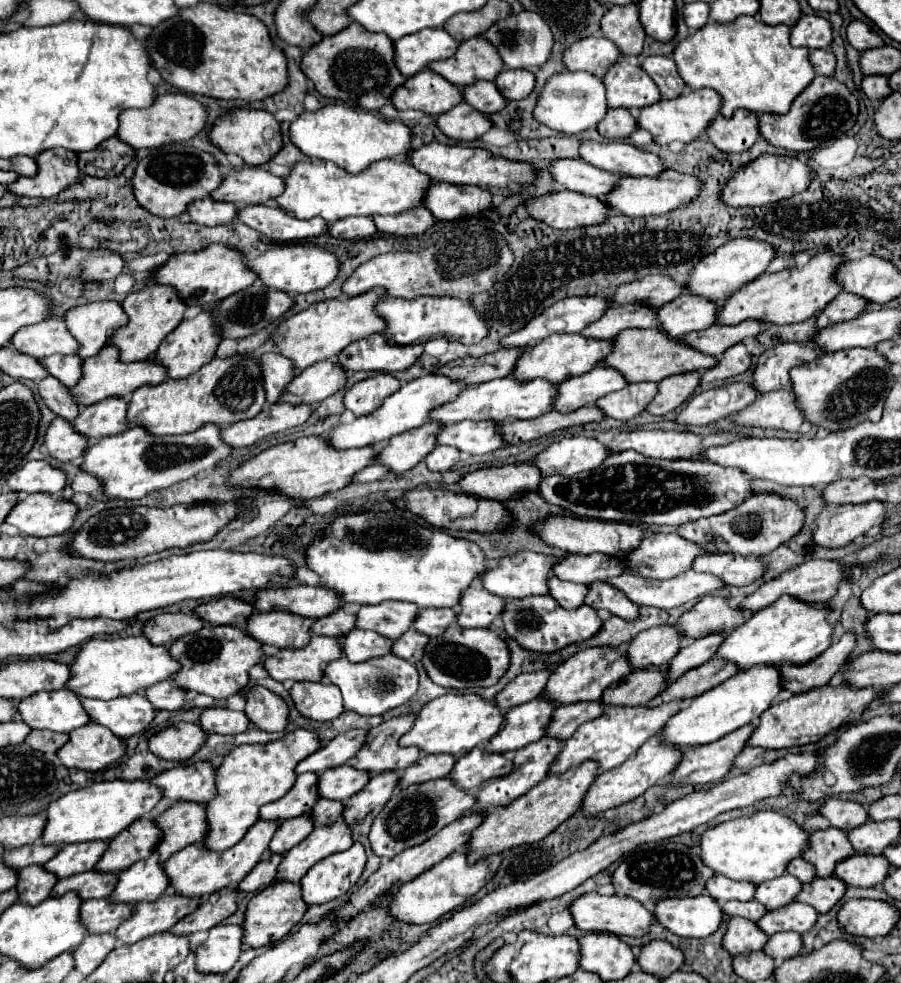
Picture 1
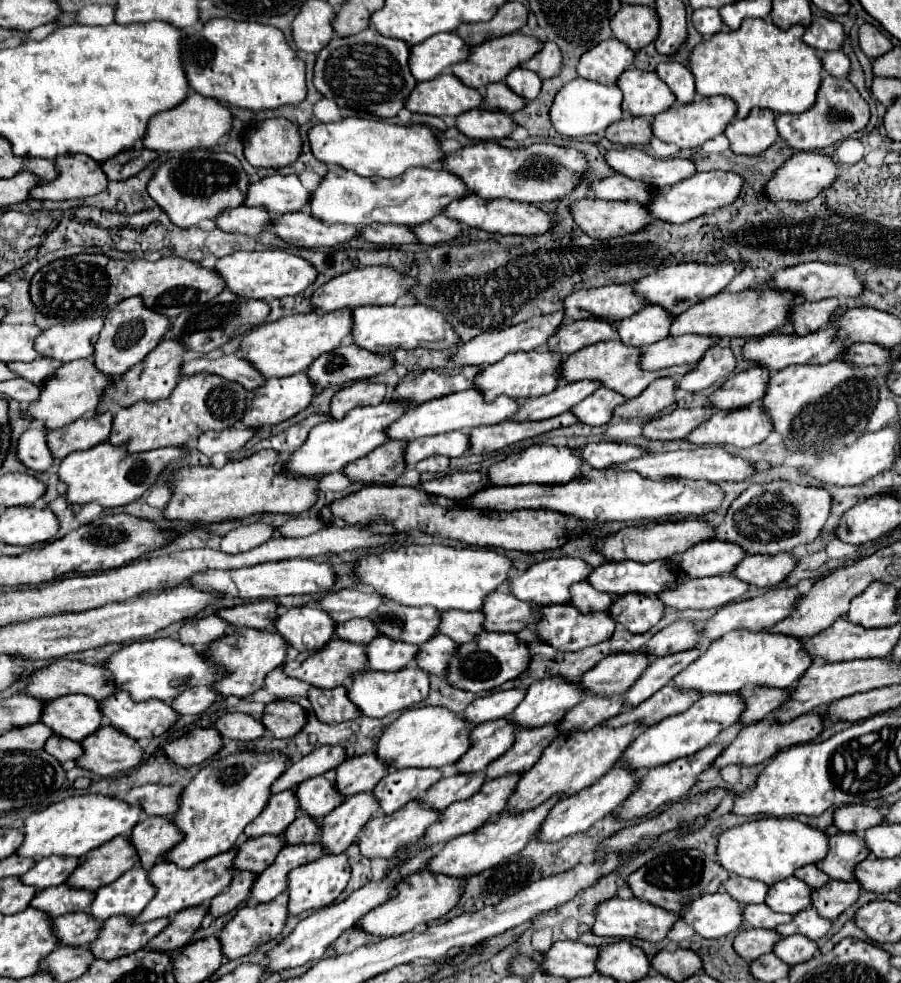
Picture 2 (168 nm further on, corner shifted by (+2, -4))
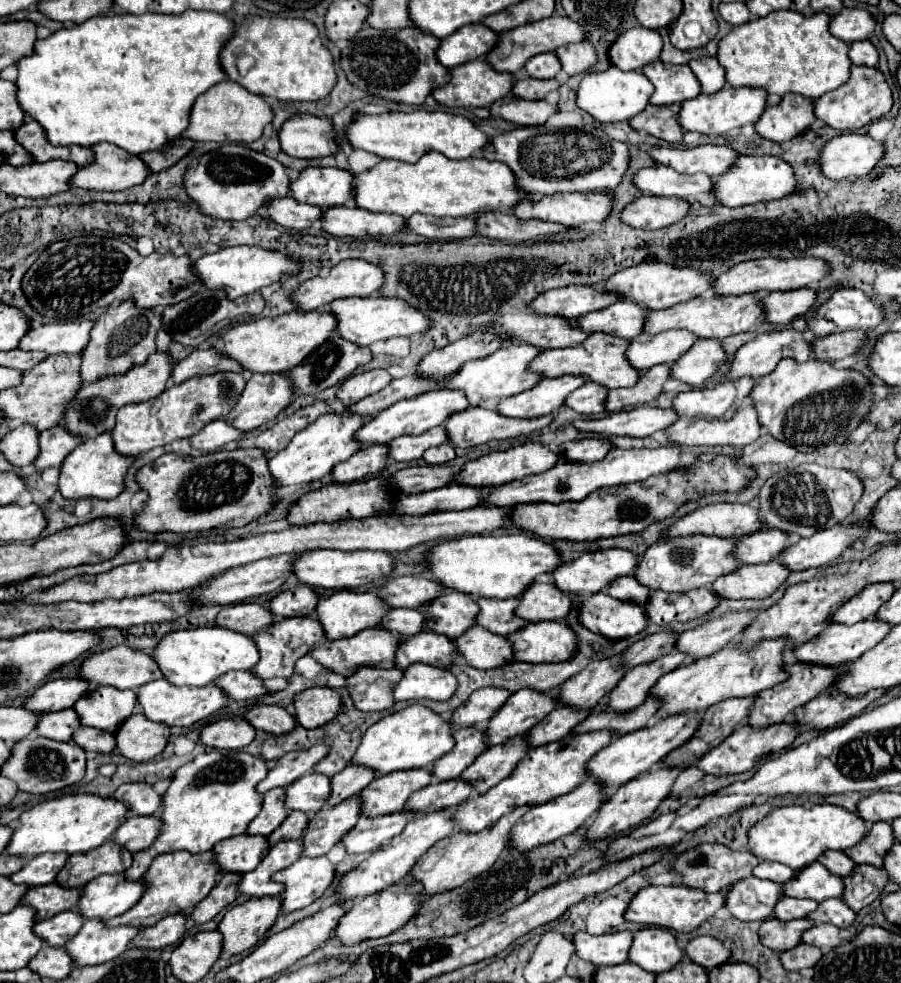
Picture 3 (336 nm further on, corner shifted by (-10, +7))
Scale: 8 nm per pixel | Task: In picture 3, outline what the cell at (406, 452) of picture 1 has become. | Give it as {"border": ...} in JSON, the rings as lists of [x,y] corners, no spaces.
{"border":[[[369,445],[333,469],[335,481],[353,483],[367,475],[379,475],[387,467],[389,445]]]}

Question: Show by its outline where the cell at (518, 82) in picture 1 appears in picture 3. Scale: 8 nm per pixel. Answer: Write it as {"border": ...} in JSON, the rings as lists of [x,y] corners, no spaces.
{"border":[[[541,53],[525,63],[525,71],[533,79],[553,79],[561,71],[561,63],[555,53]]]}

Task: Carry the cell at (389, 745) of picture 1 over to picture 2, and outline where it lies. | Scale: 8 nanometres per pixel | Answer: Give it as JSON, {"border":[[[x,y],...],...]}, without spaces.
{"border":[[[375,754],[357,756],[353,760],[347,760],[335,768],[335,790],[339,796],[347,798],[359,792],[371,792],[377,782],[387,774],[387,766],[379,762]]]}

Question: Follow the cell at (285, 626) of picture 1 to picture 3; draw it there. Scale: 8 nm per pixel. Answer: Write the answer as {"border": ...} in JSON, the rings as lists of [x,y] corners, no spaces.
{"border":[[[337,591],[331,597],[319,599],[315,619],[323,625],[325,637],[333,641],[379,625],[387,609],[375,593]]]}

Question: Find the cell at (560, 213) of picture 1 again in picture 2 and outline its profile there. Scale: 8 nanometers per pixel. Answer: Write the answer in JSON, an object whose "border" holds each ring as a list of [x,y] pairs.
{"border":[[[597,198],[575,202],[573,216],[579,228],[597,240],[641,232],[653,222],[651,212],[647,212],[639,202],[607,202]]]}

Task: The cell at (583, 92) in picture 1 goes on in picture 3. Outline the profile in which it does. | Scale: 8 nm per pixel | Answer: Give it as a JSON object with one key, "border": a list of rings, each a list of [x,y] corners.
{"border":[[[609,67],[607,71],[587,73],[583,77],[577,89],[577,107],[589,113],[599,123],[619,123],[629,121],[633,115],[641,113],[647,107],[651,93],[653,85],[639,71],[621,71]]]}

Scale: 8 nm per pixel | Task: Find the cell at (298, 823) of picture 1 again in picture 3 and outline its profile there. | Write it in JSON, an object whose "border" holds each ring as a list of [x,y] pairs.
{"border":[[[235,835],[219,841],[213,849],[217,853],[219,867],[223,871],[253,871],[269,851],[269,839],[265,835]]]}

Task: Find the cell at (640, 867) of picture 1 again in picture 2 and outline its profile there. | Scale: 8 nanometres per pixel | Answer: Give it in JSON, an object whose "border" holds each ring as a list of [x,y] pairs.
{"border":[[[677,850],[677,852],[659,856],[651,860],[649,864],[645,864],[643,868],[639,868],[637,872],[633,872],[629,876],[629,886],[639,900],[651,902],[665,910],[681,912],[691,900],[697,900],[705,894],[715,894],[721,888],[723,880],[727,878],[729,878],[729,872],[723,866],[719,866],[719,862],[715,862],[713,858],[705,856],[703,852]]]}

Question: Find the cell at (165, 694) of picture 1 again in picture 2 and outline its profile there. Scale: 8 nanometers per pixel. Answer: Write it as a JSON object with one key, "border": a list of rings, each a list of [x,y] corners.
{"border":[[[195,686],[195,688],[189,688],[187,692],[179,694],[171,706],[175,706],[175,710],[179,714],[201,714],[205,710],[209,710],[215,702],[217,702],[219,694],[215,692],[213,686]]]}

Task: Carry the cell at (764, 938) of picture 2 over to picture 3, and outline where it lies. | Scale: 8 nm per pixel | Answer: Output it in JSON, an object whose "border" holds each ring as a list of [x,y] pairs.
{"border":[[[775,917],[765,919],[759,927],[759,939],[769,949],[781,953],[787,949],[793,949],[801,943],[801,935],[813,927],[813,921],[807,919],[795,919],[795,921],[779,921]]]}

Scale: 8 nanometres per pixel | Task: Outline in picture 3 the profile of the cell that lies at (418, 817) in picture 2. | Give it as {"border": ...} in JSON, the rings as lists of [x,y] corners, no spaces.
{"border":[[[399,811],[399,813],[391,813],[391,815],[381,815],[381,817],[361,817],[355,825],[355,829],[351,829],[351,833],[347,833],[347,837],[343,837],[343,845],[347,849],[347,853],[369,853],[369,851],[377,851],[381,845],[389,843],[395,835],[399,835],[405,825],[413,819],[413,811]]]}

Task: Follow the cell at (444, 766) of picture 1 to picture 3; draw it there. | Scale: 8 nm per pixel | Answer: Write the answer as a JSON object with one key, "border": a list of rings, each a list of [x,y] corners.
{"border":[[[407,769],[379,775],[361,791],[363,815],[377,817],[397,813],[415,791],[427,787],[431,781],[433,773],[429,769]]]}

